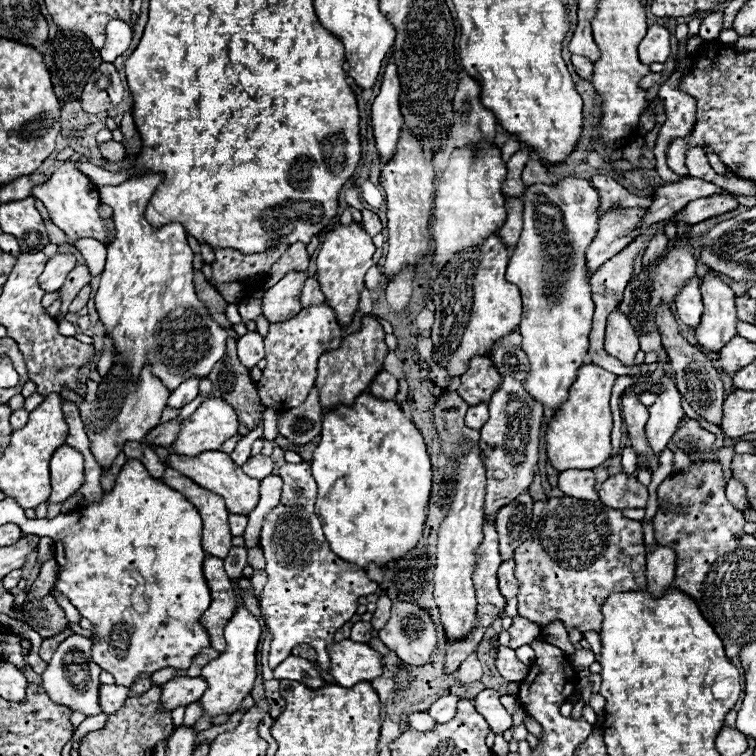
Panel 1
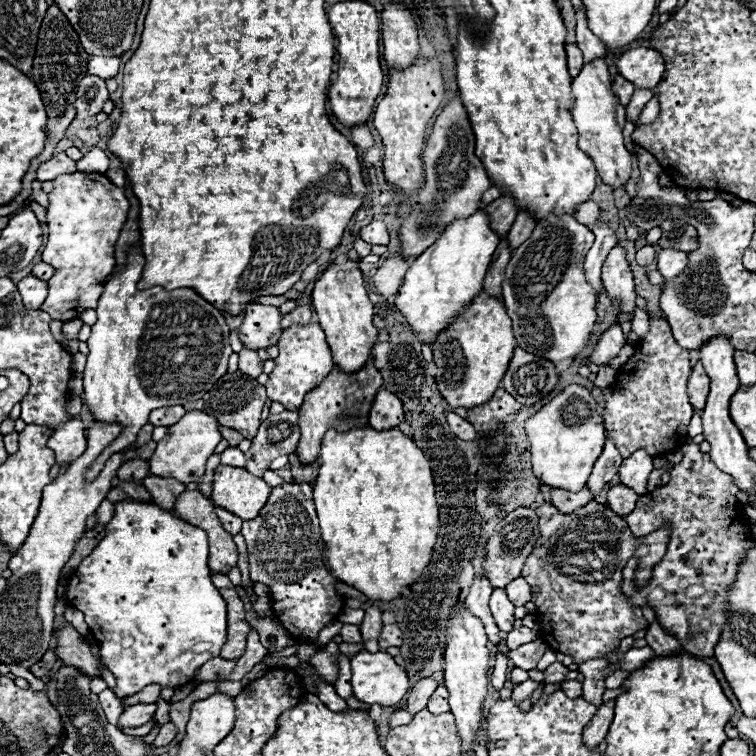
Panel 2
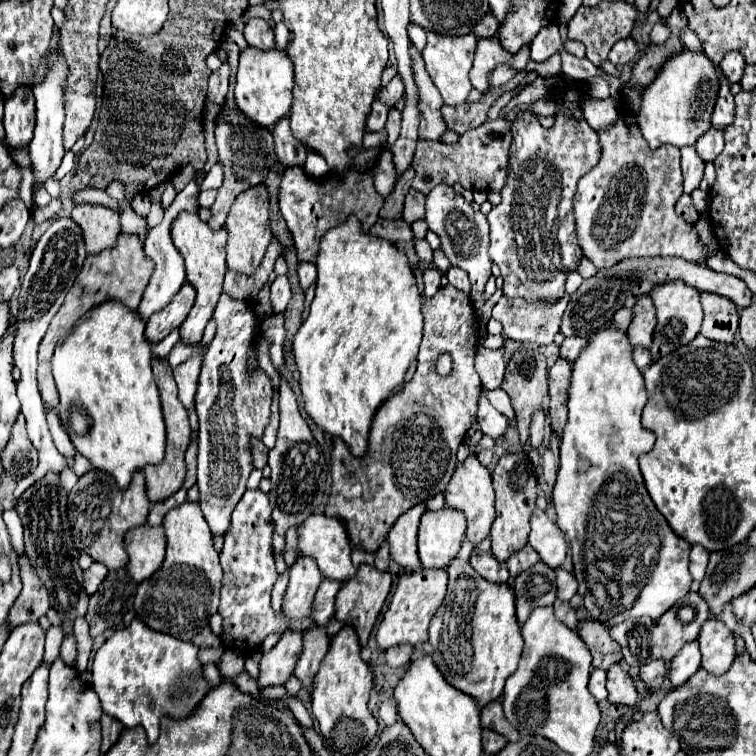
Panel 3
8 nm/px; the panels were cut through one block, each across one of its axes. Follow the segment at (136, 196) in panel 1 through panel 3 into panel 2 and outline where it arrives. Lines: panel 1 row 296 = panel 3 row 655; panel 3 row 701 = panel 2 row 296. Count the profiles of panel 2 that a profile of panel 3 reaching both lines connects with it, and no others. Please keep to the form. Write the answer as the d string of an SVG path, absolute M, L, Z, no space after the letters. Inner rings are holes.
M132 246L128 250L128 262L124 268L110 276L104 284L104 292L98 300L98 320L92 326L92 334L88 338L88 362L84 370L84 400L90 406L92 414L100 422L108 424L122 424L124 430L120 436L108 446L96 462L86 472L88 480L94 480L98 472L102 470L104 462L114 454L130 444L134 444L140 428L148 424L148 414L162 406L174 406L176 402L186 404L200 400L212 386L226 374L228 356L232 354L228 334L230 328L216 306L206 302L200 294L196 294L192 288L176 288L176 290L164 290L160 286L138 290L136 282L140 280L142 268L146 264L146 258L142 254L140 246Z

